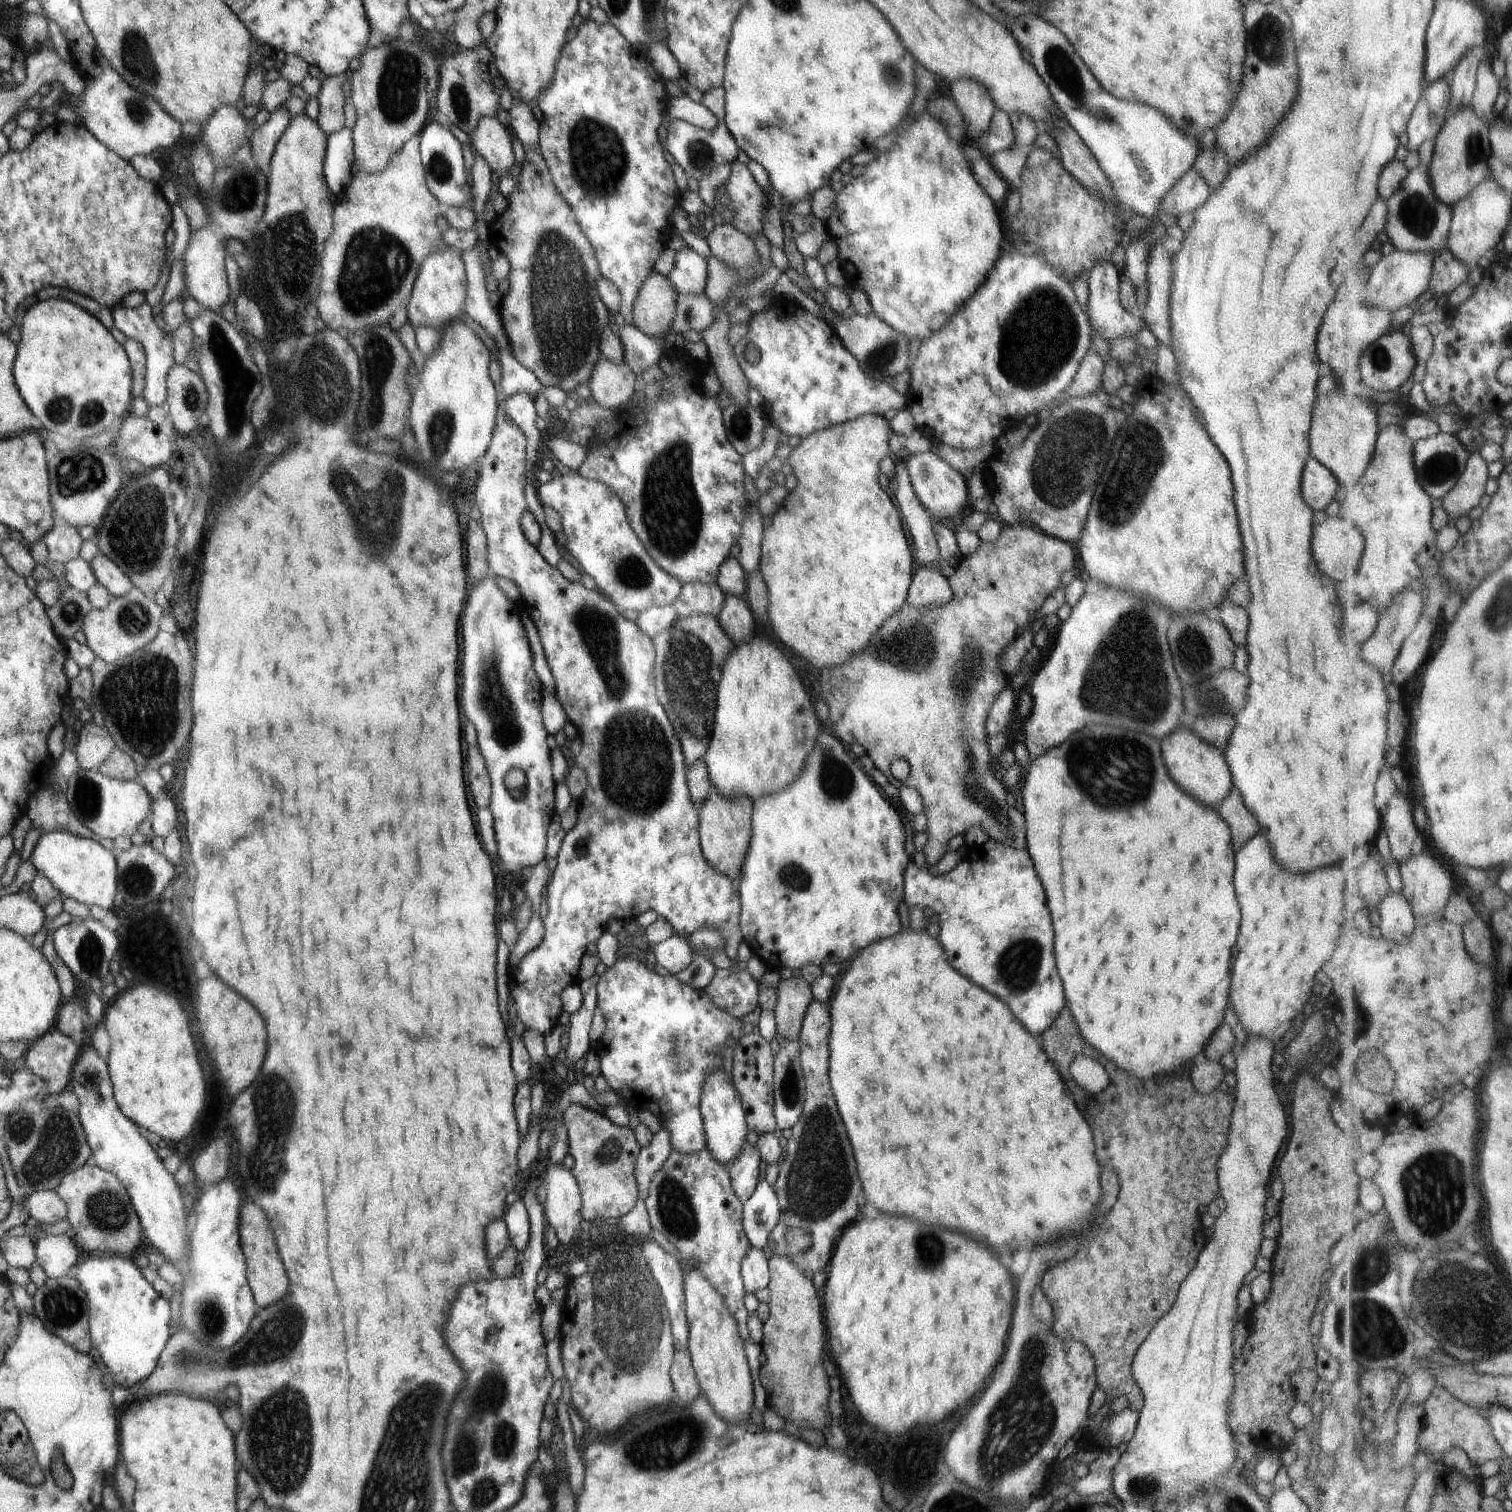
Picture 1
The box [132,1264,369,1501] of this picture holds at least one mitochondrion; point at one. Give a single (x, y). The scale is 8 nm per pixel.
(276, 1451)

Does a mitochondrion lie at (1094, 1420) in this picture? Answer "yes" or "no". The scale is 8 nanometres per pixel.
no

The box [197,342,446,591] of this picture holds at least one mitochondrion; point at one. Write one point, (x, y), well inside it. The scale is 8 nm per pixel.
(375, 520)

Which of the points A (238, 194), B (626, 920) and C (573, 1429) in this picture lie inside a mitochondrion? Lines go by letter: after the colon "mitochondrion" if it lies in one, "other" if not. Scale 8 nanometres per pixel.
A: mitochondrion
B: other
C: other

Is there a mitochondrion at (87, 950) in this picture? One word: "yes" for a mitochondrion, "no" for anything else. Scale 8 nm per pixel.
yes

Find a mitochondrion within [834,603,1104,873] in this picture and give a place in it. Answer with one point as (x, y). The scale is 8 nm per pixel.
(916, 644)

